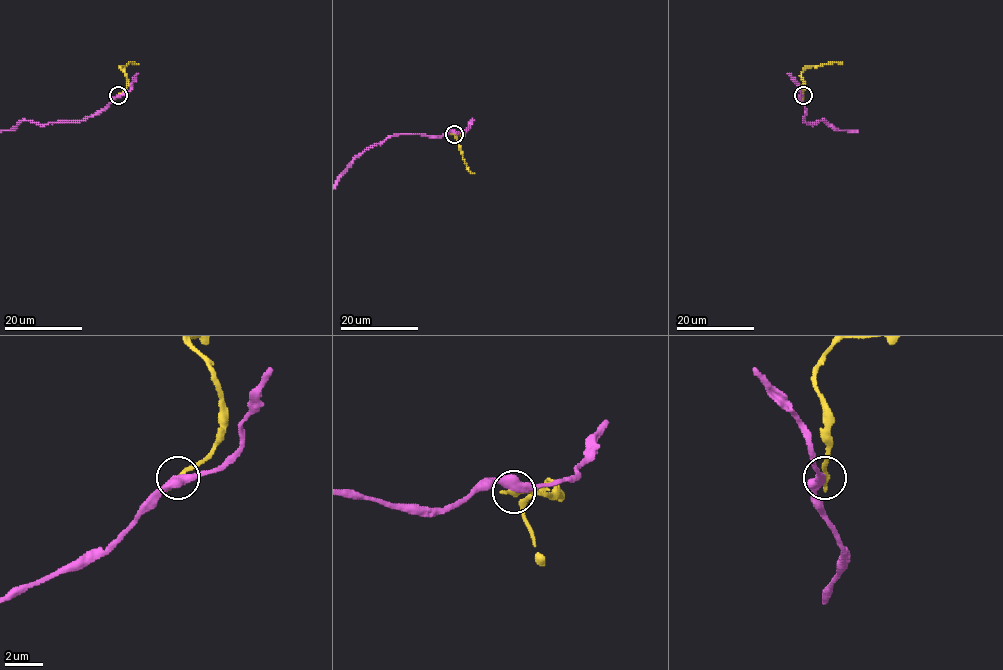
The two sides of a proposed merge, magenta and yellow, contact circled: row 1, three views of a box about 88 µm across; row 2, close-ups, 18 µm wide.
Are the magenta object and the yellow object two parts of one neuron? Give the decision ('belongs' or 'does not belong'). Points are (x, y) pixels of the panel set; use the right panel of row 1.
does not belong

